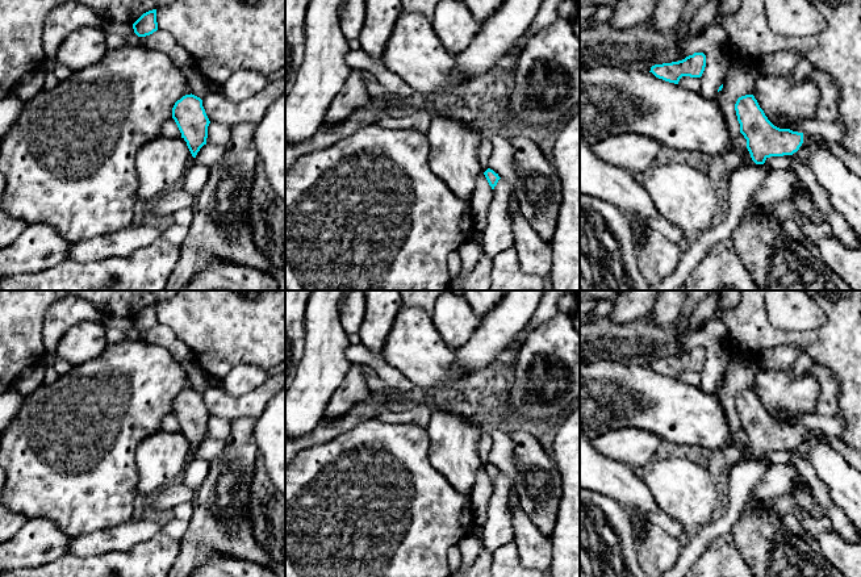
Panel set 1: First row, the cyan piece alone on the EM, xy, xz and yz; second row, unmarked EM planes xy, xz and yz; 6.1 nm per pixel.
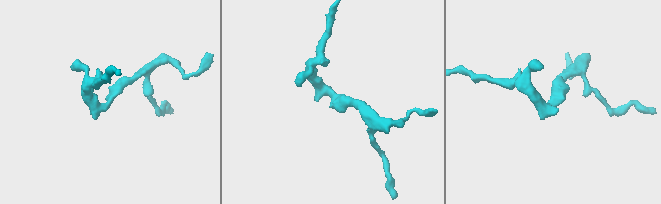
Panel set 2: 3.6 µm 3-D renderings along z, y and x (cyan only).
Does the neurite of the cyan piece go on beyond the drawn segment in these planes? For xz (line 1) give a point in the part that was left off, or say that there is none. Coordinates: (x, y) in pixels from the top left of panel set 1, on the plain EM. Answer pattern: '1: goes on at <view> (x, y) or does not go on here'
1: does not go on here

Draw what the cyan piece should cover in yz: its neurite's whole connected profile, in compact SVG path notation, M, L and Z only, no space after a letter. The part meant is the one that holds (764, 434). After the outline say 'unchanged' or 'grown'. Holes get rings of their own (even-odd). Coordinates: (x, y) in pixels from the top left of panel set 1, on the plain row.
M753 389L739 392L735 405L740 427L747 434L747 443L756 459L764 459L770 451L793 450L815 432L820 432L774 421Z | grown

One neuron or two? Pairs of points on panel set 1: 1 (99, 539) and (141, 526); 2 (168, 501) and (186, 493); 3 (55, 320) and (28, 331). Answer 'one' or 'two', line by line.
1: one
2: one
3: two

